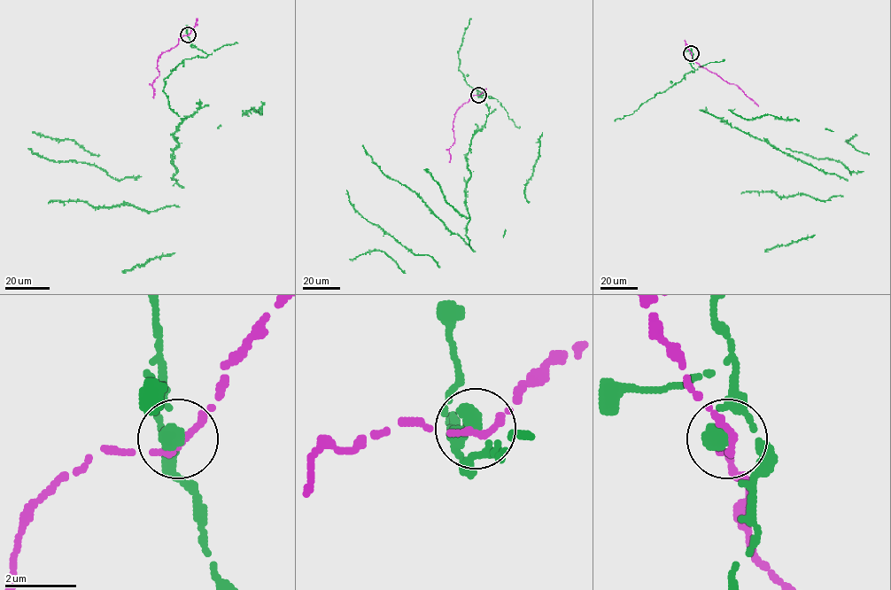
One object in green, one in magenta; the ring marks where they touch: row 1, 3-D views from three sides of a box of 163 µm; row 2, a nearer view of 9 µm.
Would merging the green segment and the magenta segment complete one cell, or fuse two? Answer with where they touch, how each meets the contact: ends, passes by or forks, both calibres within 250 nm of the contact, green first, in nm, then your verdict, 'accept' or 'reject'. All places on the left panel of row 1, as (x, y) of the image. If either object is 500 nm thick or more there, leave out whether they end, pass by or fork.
at (188, 34); green ends there; magenta passes by; 400 nm thick on the green side, 190 nm on the other; reject

